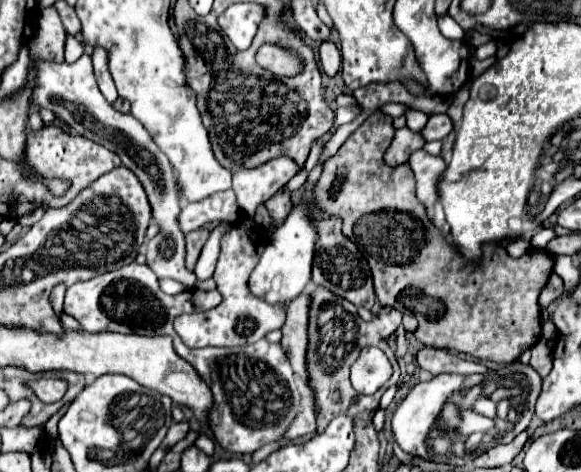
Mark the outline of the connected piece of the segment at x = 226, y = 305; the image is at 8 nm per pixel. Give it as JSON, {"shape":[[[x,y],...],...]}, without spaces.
{"shape":[[[240,219],[230,233],[222,237],[222,249],[218,257],[218,265],[214,271],[214,281],[218,285],[218,291],[222,293],[222,303],[206,313],[192,313],[192,315],[180,315],[174,321],[174,329],[180,335],[180,339],[188,347],[236,347],[236,345],[248,345],[258,339],[262,339],[266,333],[280,329],[286,319],[286,307],[280,305],[268,305],[262,299],[256,299],[248,291],[248,277],[252,269],[256,267],[260,255],[256,251],[256,245],[252,241],[252,235],[246,233],[246,229],[256,231],[254,219]]]}

